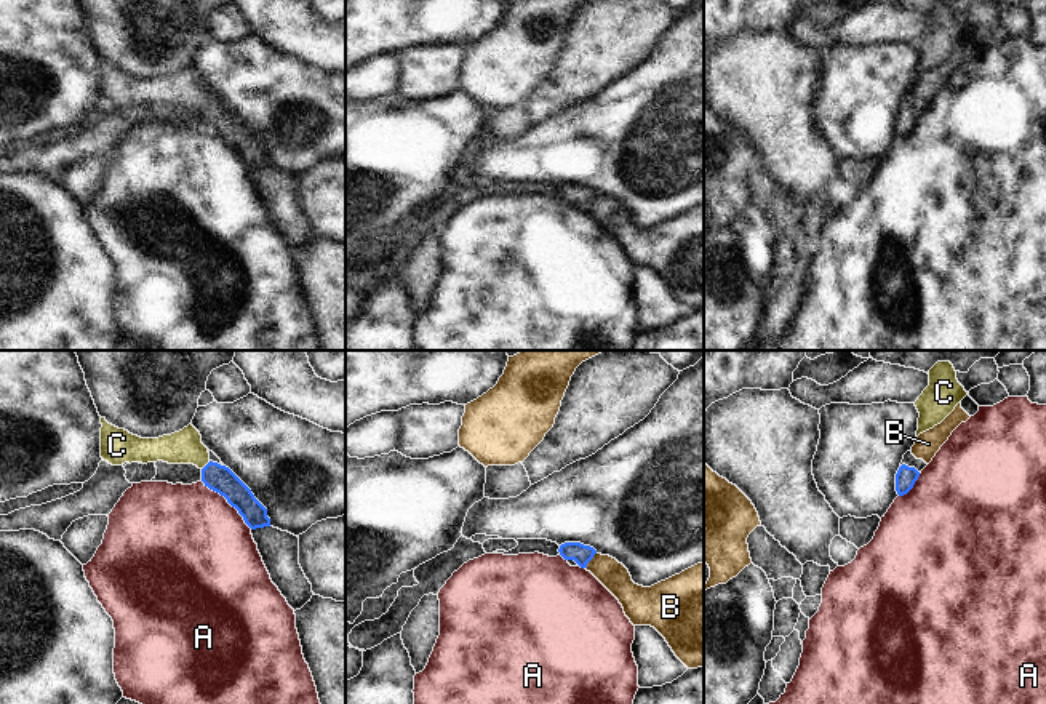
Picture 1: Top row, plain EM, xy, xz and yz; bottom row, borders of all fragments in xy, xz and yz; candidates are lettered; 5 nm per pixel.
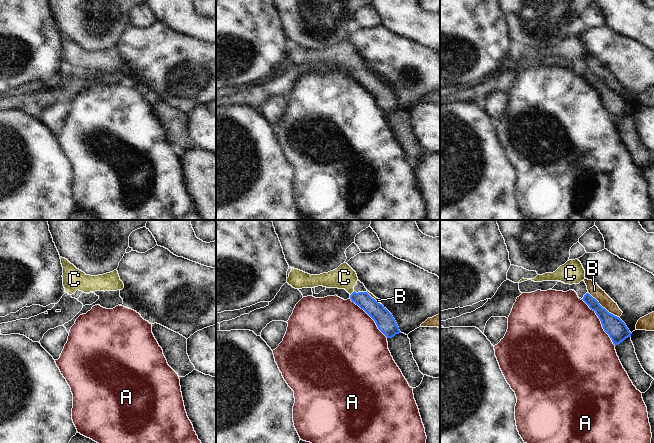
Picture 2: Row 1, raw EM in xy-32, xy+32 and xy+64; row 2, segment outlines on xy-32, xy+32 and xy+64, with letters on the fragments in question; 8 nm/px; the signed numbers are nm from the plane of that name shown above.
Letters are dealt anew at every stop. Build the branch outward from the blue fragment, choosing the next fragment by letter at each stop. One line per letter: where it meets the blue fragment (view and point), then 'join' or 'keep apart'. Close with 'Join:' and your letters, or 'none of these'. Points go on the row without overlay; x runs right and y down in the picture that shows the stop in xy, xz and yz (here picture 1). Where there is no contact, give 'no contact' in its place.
A: meets blue in xy at (229, 144); keep apart
B: meets blue in xz at (590, 200); keep apart
C: meets blue in xy at (205, 108); join
Join: C

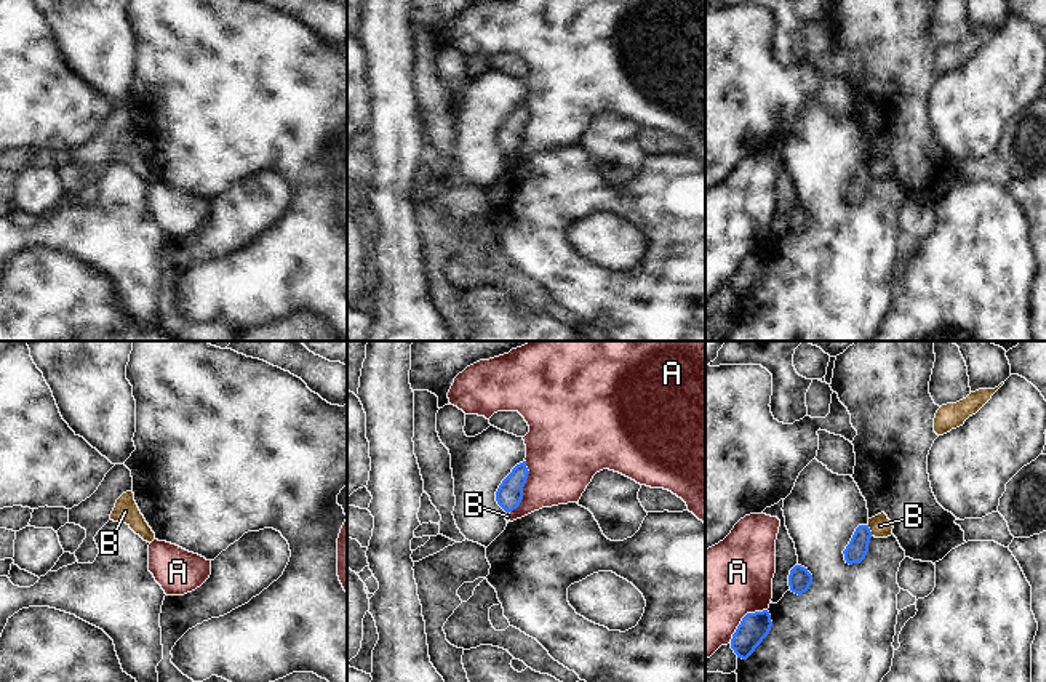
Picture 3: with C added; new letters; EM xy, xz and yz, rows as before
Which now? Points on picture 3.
A: meets blue in xz at (523, 127); keep apart
B: meets blue in yz at (869, 172); keep apart
Join: none of these

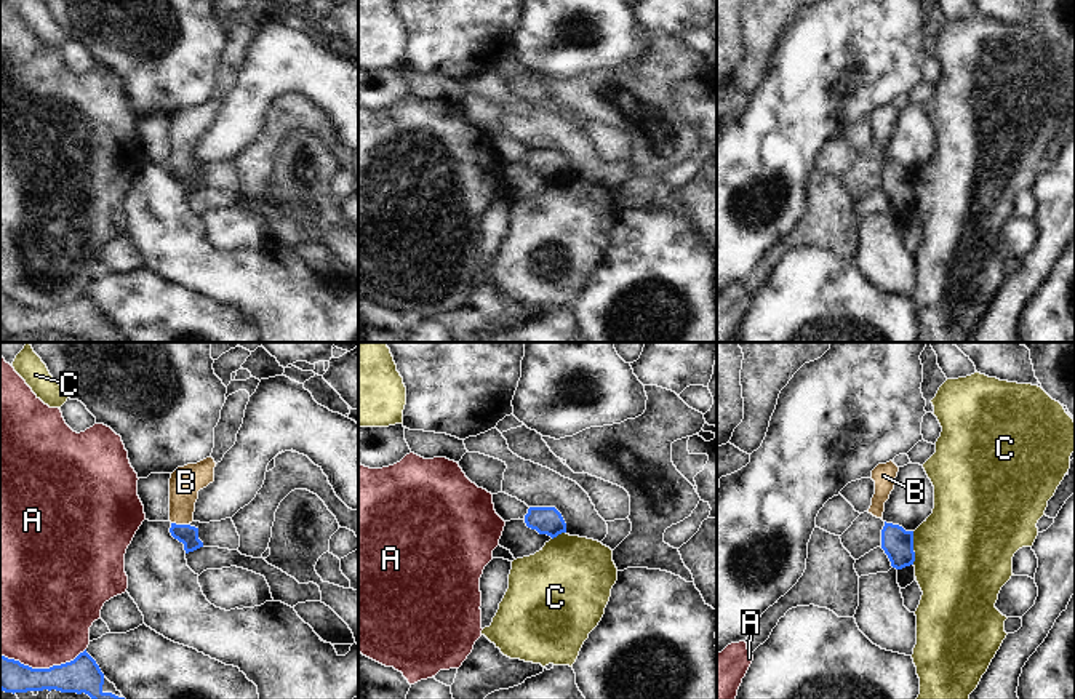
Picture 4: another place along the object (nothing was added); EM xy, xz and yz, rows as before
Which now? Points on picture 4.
A: meets blue in xy at (42, 311); keep apart
B: meets blue in xy at (179, 167); join
C: meets blue in yz at (912, 189); keep apart
Join: B

